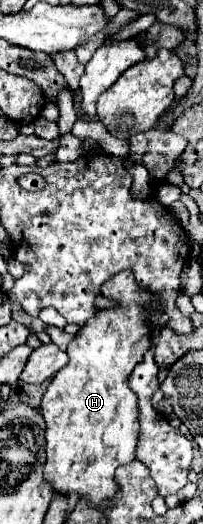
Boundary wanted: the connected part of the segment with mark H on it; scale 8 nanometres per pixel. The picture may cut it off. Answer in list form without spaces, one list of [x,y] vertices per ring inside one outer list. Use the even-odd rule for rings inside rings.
[[[121,271],[113,277],[109,277],[103,287],[101,295],[109,297],[117,303],[113,309],[97,311],[95,317],[91,317],[79,333],[73,337],[73,341],[67,347],[69,363],[63,367],[53,381],[49,383],[43,401],[41,411],[47,421],[45,431],[45,451],[47,451],[47,463],[45,463],[45,479],[51,483],[51,487],[61,495],[77,493],[81,499],[87,499],[93,505],[101,505],[103,501],[111,503],[117,495],[117,483],[115,483],[115,469],[121,465],[127,465],[135,459],[135,445],[137,445],[137,399],[135,393],[129,389],[129,375],[135,369],[137,363],[145,357],[145,353],[153,347],[153,323],[151,315],[145,311],[163,311],[159,305],[159,297],[143,287],[137,285],[133,271]]]

